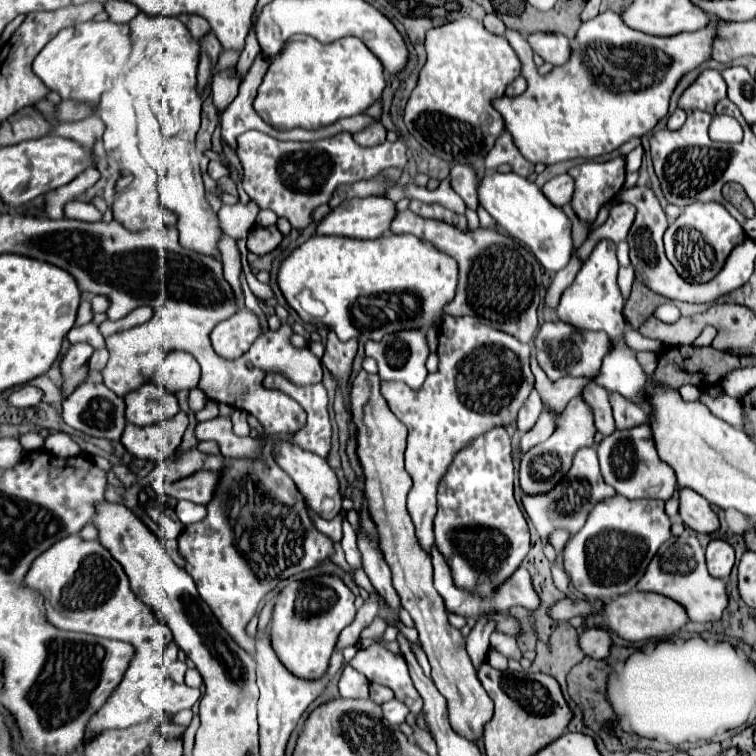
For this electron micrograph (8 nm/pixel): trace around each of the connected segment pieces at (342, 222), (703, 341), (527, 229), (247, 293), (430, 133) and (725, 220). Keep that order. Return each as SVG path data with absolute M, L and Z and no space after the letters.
M370 196L346 200L318 224L318 234L380 238L390 232L390 224L396 212L396 202L390 198Z
M706 326L699 337L694 341L693 345L697 347L711 345L717 331L712 326Z
M494 172L494 174L488 174L478 184L478 198L480 198L480 204L496 220L496 224L500 224L500 228L508 232L512 238L522 240L546 270L558 272L566 266L566 260L570 260L574 250L572 222L564 214L564 210L554 206L534 182L514 172L508 172L508 174Z
M243 271L240 274L240 283L241 283L242 295L244 296L245 306L247 308L252 309L253 312L256 312L256 314L258 314L258 317L260 318L260 323L262 324L262 326L264 326L264 330L268 330L269 326L267 317L264 316L263 311L260 309L258 305L257 302L258 300L256 296L250 290Z
M458 18L444 26L432 28L426 34L426 52L428 58L424 68L420 70L418 86L414 88L406 104L406 128L428 152L444 158L450 164L470 164L478 172L484 172L486 154L490 152L498 136L506 130L504 120L500 118L500 112L494 110L492 102L496 98L502 98L506 86L520 76L522 64L504 36L488 32L484 24L474 18Z
M694 202L668 226L664 234L668 260L674 264L678 274L688 282L708 282L724 266L728 254L742 244L746 238L742 226L730 216L730 212L718 202Z

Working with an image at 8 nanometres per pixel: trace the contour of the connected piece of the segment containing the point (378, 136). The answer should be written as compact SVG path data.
M376 122L376 124L372 124L372 126L368 126L368 128L360 130L360 132L356 132L354 140L362 148L378 146L378 144L382 144L386 140L386 128L380 122Z

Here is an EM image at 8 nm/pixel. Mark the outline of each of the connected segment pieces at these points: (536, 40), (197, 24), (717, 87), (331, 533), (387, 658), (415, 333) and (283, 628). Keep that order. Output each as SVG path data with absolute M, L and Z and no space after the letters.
M536 32L528 36L528 42L532 50L552 66L562 66L566 64L566 60L570 60L570 40L564 34Z
M186 16L186 26L196 40L202 40L202 36L206 36L206 32L210 32L210 24L200 16Z
M704 70L698 80L682 94L678 106L686 112L690 110L706 110L714 112L718 100L726 98L726 82L718 70Z
M306 506L306 510L308 510L308 516L310 516L310 520L314 522L314 526L318 526L320 528L320 532L322 534L326 534L330 540L334 540L334 542L340 542L340 538L342 538L342 526L340 526L340 516L338 518L334 518L334 520L324 520L324 518L320 518L310 506Z
M372 644L368 648L360 648L352 660L358 672L362 672L370 682L388 686L394 692L394 698L402 701L411 713L421 711L423 700L414 688L406 662L400 656L394 656L380 644Z
M402 330L398 334L390 334L382 338L380 342L366 342L366 356L372 356L378 362L378 374L384 382L404 382L412 390L418 390L426 380L426 358L428 358L428 346L424 332L420 330Z
M322 574L306 580L290 580L282 588L280 600L274 606L270 622L272 648L294 676L308 680L324 676L338 634L354 620L354 614L354 594L338 576Z

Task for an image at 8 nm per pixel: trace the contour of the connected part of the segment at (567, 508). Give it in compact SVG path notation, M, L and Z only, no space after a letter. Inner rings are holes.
M580 448L574 456L570 472L554 486L554 490L538 494L538 496L522 494L522 504L528 512L534 528L538 530L540 538L548 540L550 532L554 532L558 528L568 530L570 536L574 536L574 532L578 532L582 528L582 524L586 522L586 516L592 512L594 504L598 504L598 500L606 500L614 494L616 494L616 490L612 486L608 486L600 476L596 450L594 448Z

